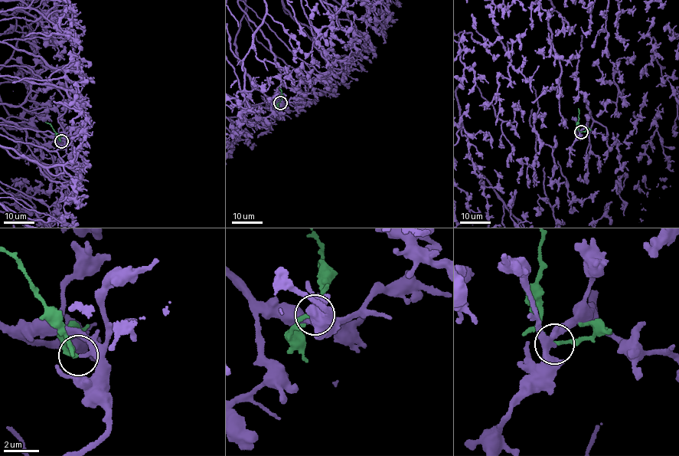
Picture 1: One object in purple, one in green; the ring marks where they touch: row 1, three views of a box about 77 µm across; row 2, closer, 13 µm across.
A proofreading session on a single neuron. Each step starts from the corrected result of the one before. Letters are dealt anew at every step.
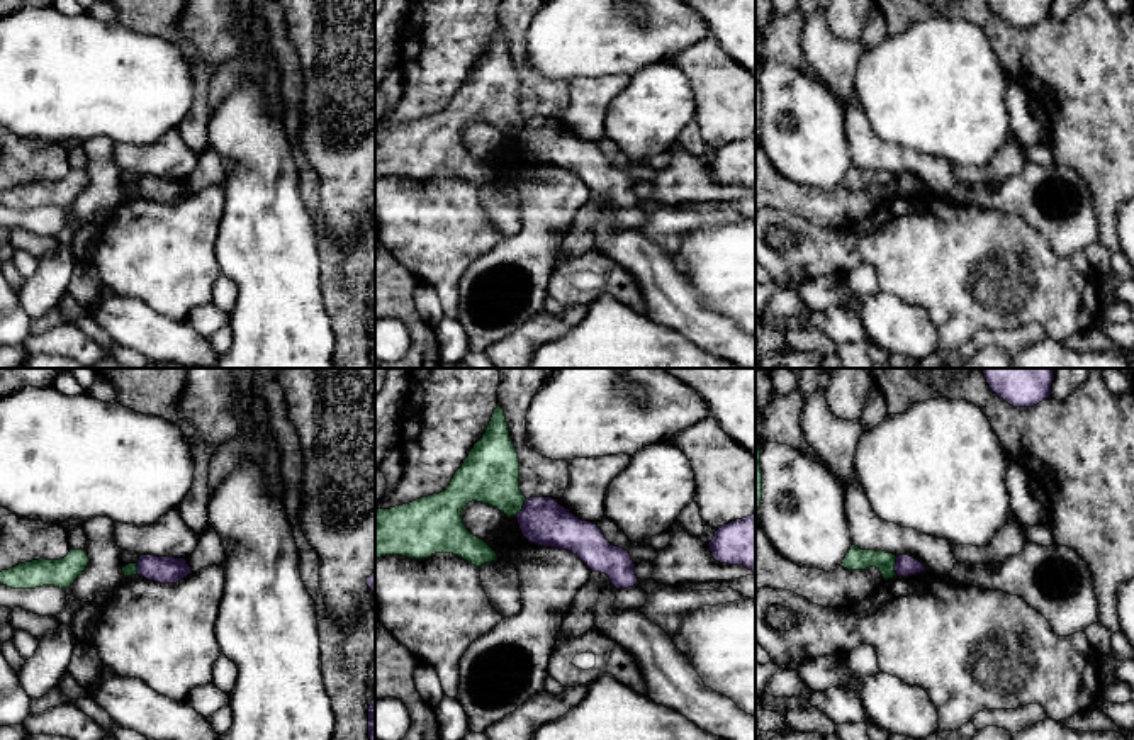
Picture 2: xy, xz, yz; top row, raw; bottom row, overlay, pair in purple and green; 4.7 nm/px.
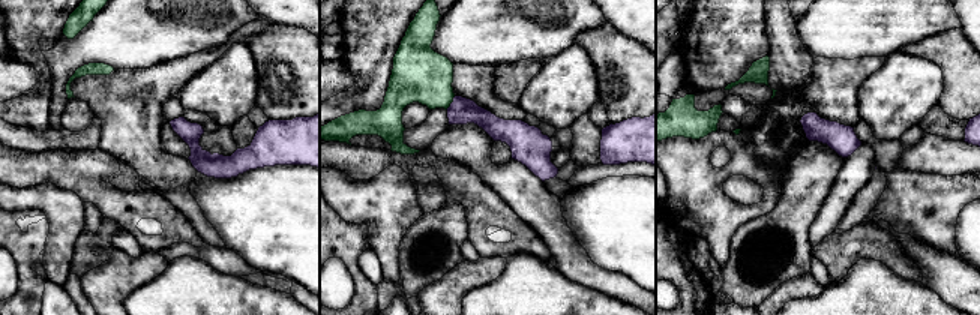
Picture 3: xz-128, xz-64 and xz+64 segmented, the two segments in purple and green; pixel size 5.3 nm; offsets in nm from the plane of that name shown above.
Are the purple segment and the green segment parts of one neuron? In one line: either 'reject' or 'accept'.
reject

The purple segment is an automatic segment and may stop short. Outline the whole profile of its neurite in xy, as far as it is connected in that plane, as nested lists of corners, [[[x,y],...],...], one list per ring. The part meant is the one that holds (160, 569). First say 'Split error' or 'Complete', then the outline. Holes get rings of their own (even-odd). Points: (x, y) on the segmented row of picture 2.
Complete. [[[141,555],[138,560],[138,575],[160,584],[177,584],[190,572],[185,558]]]

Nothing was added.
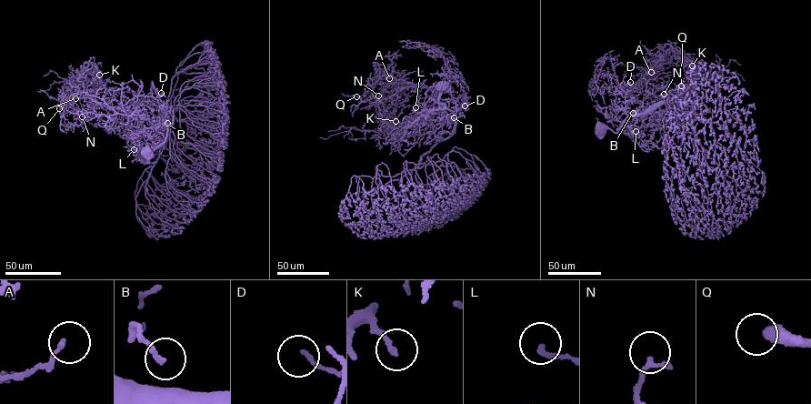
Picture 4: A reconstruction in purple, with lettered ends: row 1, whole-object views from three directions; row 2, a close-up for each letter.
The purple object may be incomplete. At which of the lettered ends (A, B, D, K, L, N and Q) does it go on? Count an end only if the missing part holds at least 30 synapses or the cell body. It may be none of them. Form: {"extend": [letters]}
{"extend": ["Q"]}

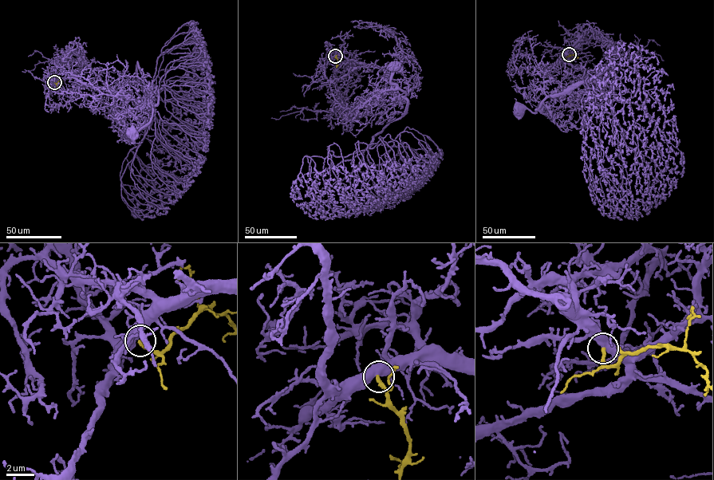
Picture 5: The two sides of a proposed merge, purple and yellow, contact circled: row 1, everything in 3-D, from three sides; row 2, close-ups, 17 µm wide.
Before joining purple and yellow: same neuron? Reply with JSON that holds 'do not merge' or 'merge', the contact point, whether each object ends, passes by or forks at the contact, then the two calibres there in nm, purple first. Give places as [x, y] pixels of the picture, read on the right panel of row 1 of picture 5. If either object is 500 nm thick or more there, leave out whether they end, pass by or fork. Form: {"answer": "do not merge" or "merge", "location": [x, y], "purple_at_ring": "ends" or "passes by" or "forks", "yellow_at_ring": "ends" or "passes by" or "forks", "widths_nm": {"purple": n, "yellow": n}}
{"answer": "merge", "location": [569, 54], "widths_nm": {"purple": 550, "yellow": 260}}

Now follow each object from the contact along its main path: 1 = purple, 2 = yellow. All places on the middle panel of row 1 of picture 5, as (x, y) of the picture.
1: (335, 56), (382, 68), (386, 76), (387, 90), (404, 96), (402, 90), (391, 81), (392, 70), (396, 65)
2: (335, 56), (336, 65)

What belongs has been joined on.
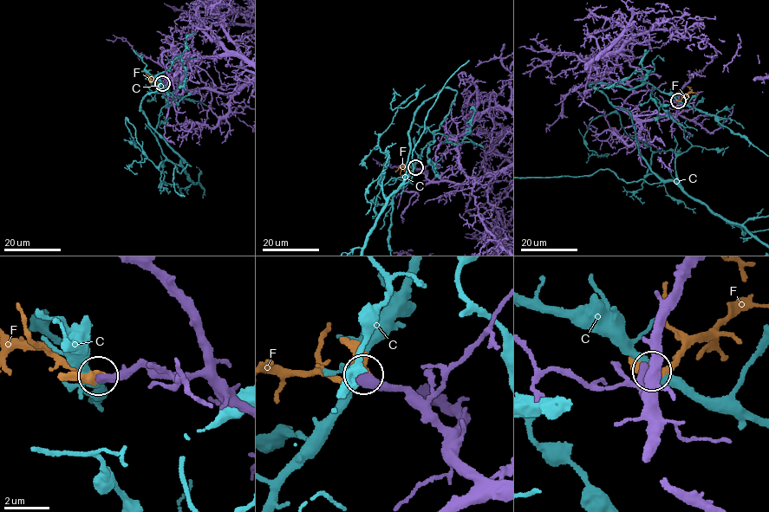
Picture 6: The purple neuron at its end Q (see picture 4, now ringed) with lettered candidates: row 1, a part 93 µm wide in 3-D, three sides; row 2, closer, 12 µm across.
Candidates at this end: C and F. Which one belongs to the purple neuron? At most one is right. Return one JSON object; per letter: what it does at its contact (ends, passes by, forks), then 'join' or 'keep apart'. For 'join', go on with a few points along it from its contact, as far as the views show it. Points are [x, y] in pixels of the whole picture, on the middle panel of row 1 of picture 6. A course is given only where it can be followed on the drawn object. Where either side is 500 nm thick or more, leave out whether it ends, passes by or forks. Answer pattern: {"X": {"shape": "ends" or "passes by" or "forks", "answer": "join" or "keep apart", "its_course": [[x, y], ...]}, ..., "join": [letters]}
{"C": {"shape": "forks", "answer": "keep apart"}, "F": {"shape": "passes by", "answer": "join", "its_course": [[414, 167], [400, 166], [407, 165]]}, "join": ["F"]}

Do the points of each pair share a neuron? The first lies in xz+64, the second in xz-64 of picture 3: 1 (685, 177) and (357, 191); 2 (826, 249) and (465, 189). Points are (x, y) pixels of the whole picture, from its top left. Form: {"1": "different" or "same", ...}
{"1": "same", "2": "same"}

